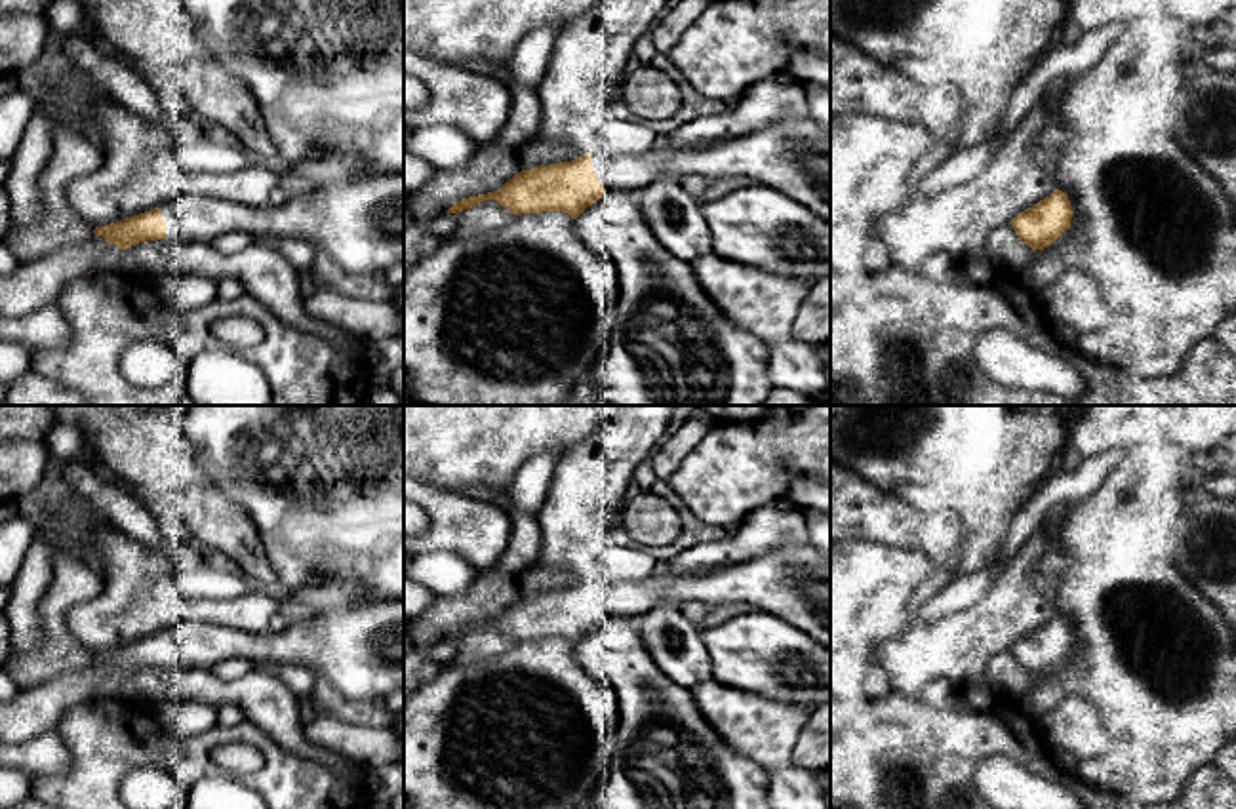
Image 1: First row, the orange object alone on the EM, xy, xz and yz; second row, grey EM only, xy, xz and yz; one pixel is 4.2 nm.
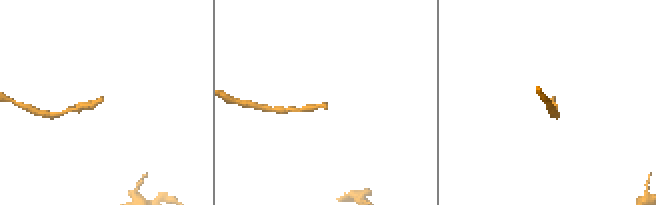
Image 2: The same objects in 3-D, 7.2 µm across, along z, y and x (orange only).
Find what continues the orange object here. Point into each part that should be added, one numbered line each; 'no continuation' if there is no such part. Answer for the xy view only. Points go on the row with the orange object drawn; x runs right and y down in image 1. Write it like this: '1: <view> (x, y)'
1: xy (358, 221)

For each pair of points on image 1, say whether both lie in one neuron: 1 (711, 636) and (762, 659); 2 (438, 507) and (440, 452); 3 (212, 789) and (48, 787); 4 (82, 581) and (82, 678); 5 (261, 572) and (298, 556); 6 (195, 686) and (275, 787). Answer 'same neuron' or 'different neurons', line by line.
1: same neuron
2: different neurons
3: different neurons
4: different neurons
5: different neurons
6: different neurons

